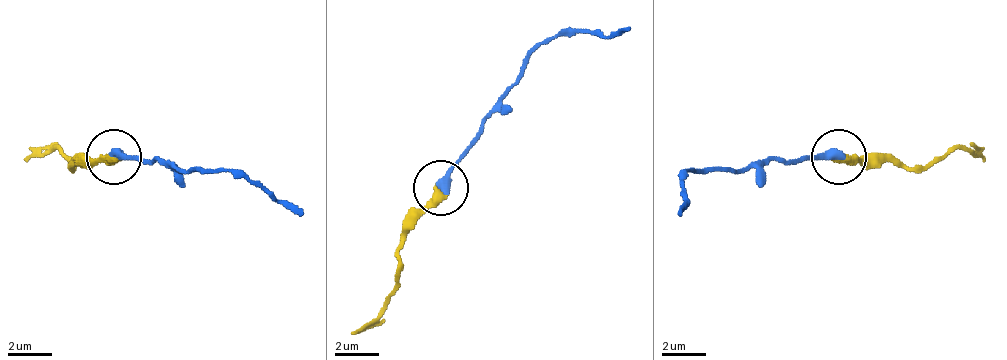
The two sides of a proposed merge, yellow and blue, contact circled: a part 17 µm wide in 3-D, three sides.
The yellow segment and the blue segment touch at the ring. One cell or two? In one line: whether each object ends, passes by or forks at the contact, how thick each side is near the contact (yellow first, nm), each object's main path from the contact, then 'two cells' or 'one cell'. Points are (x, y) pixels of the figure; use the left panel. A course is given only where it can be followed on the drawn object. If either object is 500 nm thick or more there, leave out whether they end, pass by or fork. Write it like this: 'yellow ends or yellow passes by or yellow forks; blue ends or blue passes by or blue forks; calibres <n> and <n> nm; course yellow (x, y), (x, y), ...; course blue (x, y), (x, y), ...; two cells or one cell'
yellow ends; blue ends; calibres 480 and 400 nm; course yellow (112, 155), (74, 166), (58, 149), (25, 160); course blue (112, 155), (216, 171), (244, 171), (304, 215); two cells

